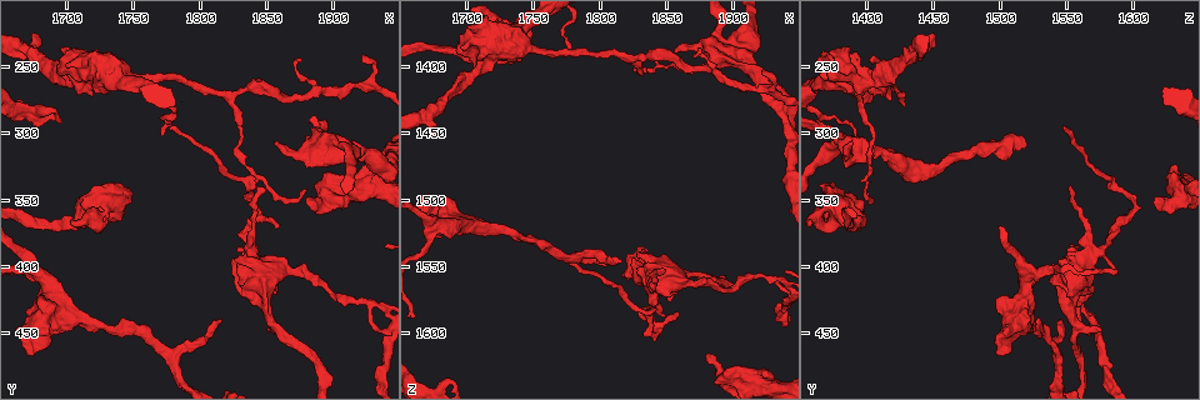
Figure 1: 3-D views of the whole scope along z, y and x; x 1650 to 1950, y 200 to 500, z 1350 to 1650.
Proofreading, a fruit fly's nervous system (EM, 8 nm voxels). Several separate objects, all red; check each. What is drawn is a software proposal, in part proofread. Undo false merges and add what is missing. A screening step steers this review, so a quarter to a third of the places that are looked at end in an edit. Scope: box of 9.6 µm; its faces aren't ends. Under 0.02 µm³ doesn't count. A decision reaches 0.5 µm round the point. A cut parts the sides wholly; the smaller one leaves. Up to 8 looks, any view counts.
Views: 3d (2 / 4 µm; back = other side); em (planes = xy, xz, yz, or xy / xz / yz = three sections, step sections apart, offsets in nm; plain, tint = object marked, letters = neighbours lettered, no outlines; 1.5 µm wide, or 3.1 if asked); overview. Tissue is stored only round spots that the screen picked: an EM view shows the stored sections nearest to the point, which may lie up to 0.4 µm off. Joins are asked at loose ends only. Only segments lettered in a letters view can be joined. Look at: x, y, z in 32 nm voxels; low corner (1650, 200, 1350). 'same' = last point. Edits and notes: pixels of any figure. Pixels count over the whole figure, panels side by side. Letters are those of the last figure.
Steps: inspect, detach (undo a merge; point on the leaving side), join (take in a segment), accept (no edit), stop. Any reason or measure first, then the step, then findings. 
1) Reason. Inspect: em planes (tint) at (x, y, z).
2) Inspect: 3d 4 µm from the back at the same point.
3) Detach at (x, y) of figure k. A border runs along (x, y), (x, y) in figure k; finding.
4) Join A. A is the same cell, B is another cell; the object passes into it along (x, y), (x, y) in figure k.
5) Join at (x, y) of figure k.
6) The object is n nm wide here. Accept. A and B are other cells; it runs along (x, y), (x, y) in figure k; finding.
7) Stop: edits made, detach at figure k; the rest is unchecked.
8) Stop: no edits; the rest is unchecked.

Thin end. Inspect: 3d 4 µm at (1816, 442, 1546).

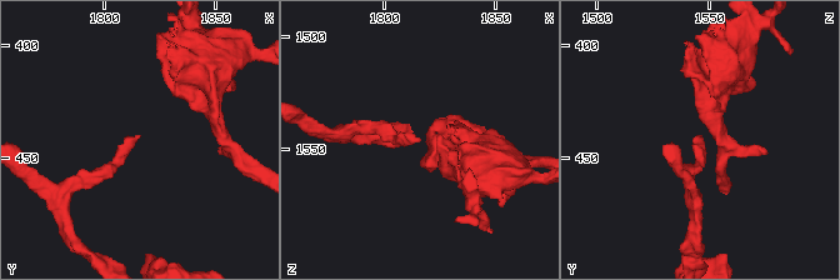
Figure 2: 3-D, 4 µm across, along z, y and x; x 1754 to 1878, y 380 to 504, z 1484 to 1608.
Inspect: em planes (plain) at (1816, 440, 1546).

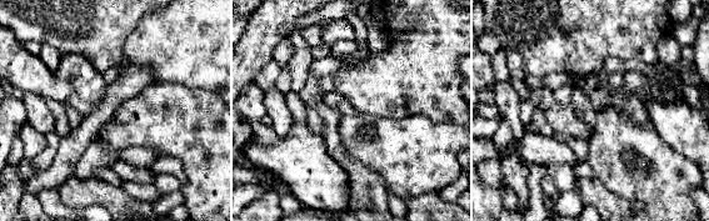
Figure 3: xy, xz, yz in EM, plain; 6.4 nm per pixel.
See the neighbours. Inspect: em planes (letters) at the same point.

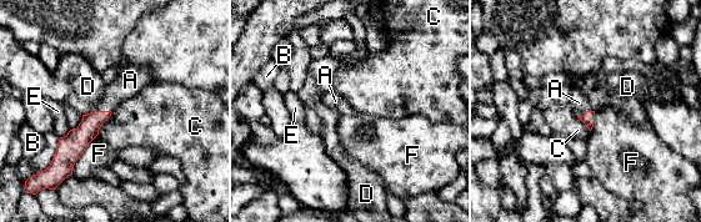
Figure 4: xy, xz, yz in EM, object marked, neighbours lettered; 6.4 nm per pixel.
The longest contact is with F, 320 nm. Join A. A is the same cell, B, C, D, E and F are other cells; the object passes into it along (76, 140), (101, 111), (128, 84) in figure 4; it goes on there.

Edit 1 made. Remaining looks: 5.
See it whole again. Inspect: overview.

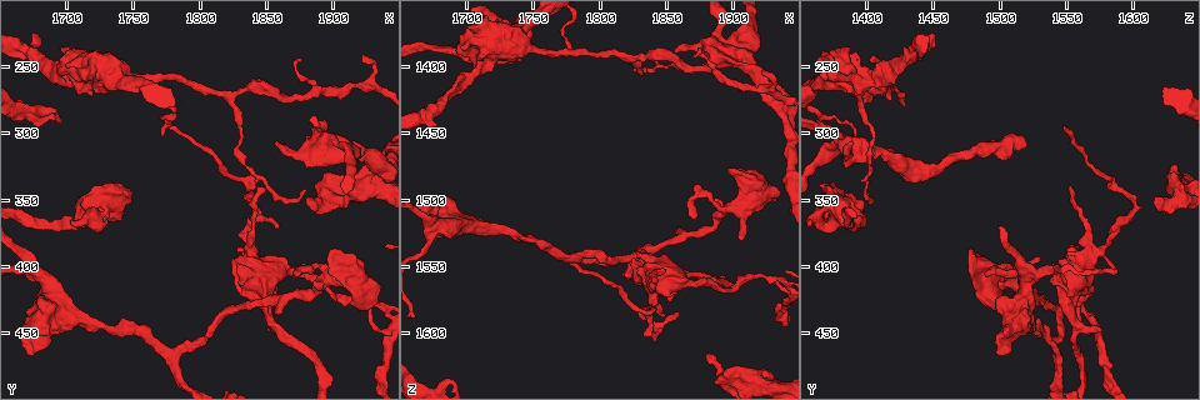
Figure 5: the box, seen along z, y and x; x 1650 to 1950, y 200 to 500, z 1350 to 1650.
Branch stops here. Inspect: 3d 2 µm at (1692, 252, 1388).

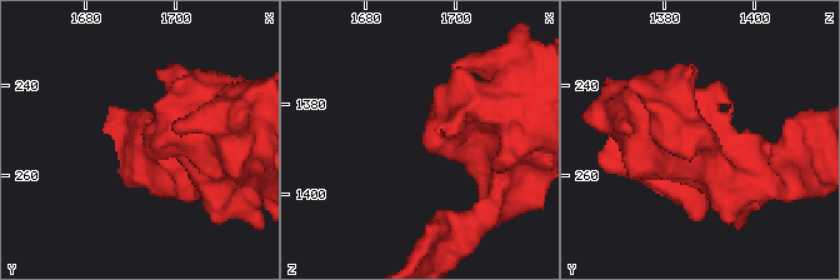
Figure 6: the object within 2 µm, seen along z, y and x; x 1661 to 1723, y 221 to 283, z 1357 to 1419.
Inspect: em planes (letters) at (1694, 252, 1390).

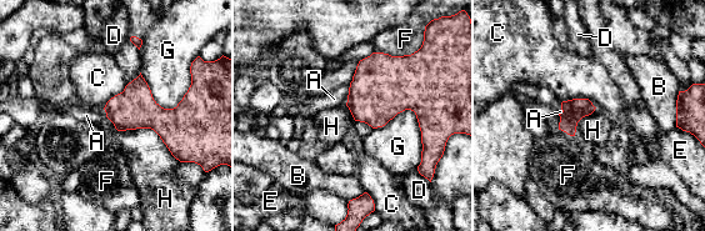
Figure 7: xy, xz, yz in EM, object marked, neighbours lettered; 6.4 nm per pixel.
Accept. A, B, C, D, E, F, G and H are other cells; a border runs along (108, 117), (180, 161) in figure 7; none of them fits.

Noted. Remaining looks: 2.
Branch stops here. Inspect: em planes (letters) at (1904, 386, 1476).

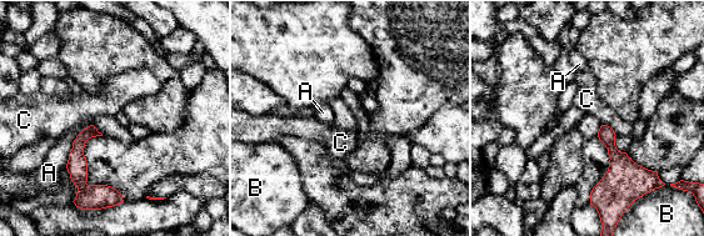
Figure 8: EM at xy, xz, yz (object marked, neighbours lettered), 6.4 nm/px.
Accept. A, B and C are other cells; it runs along (90, 129), (78, 145), (79, 180), (116, 195) in figure 8; none of them fits.

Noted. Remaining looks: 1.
Stop: edits made, join at figure 4; the rest is unchecked.

